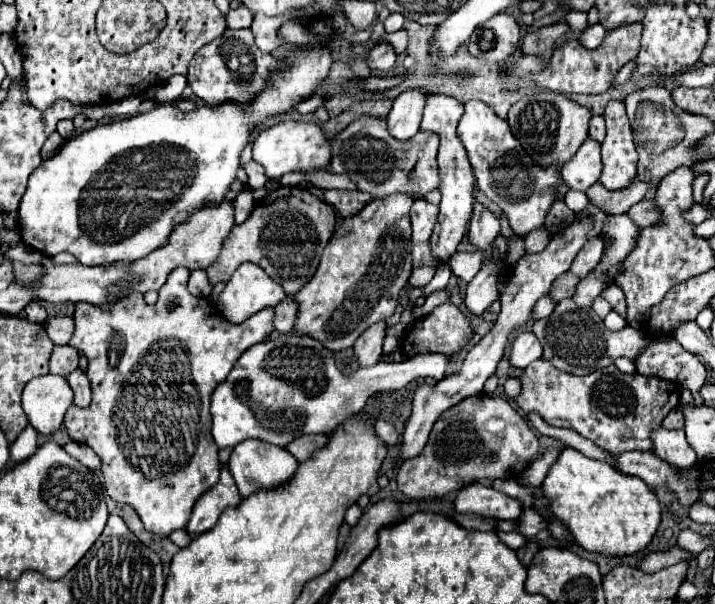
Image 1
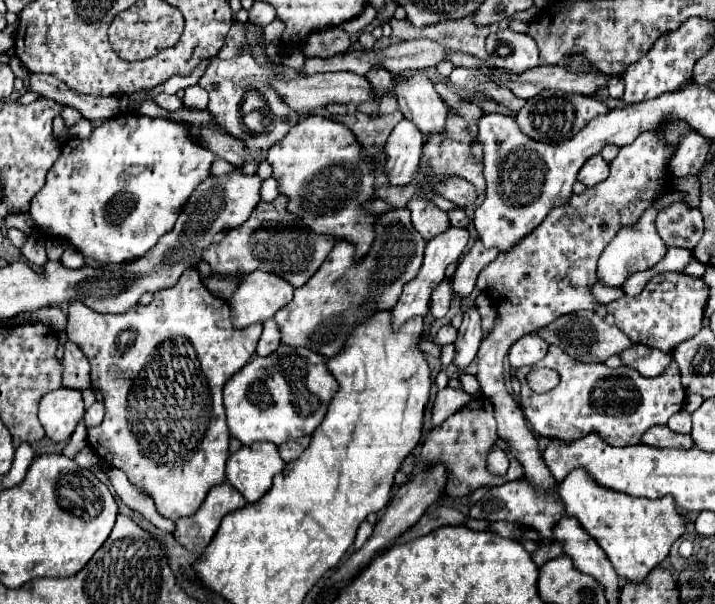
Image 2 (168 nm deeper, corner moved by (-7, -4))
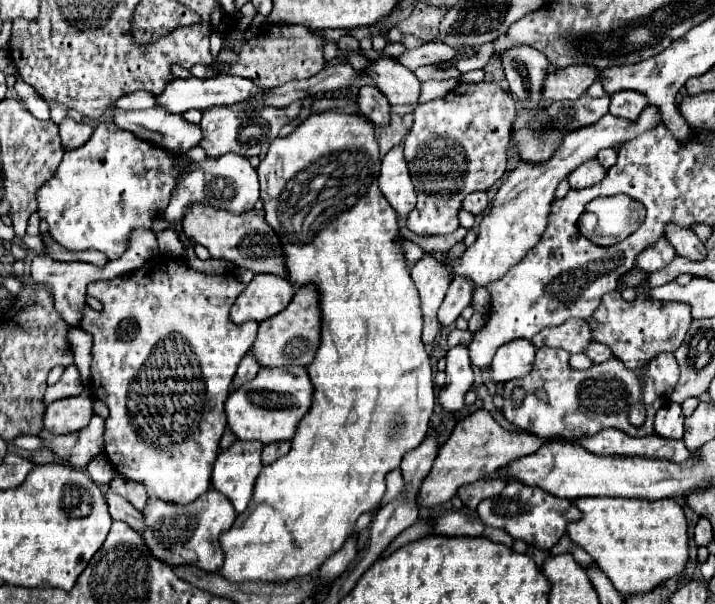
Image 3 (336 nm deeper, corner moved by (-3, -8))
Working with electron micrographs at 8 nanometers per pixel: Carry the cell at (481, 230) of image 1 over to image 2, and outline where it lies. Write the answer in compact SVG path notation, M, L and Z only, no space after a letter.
M477 239L473 243L473 247L467 251L467 255L463 255L455 275L453 275L453 293L461 299L469 297L475 289L475 281L477 281L477 275L483 271L483 267L487 267L491 261L495 261L497 257L497 249L485 249L481 245L481 241Z

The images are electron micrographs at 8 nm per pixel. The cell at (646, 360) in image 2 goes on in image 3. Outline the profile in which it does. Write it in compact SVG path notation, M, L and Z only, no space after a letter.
M595 343L595 347L587 351L587 357L589 357L593 363L603 363L603 361L607 361L607 359L613 359L615 355L613 355L613 351L611 351L609 347L605 347L603 343Z

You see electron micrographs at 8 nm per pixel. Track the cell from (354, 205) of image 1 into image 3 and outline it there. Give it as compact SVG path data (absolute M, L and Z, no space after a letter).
M399 217L399 233L403 238L407 238L413 243L417 244L424 250L431 252L437 259L444 259L449 250L465 238L468 230L464 227L458 227L453 233L449 235L437 235L429 237L416 236L407 227L407 219Z

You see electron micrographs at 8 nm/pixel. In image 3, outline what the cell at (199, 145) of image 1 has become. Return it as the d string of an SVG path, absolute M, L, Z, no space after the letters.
M99 123L91 135L91 139L71 151L65 151L63 161L57 167L57 173L45 181L37 191L37 213L49 225L51 237L69 251L97 249L107 255L109 261L119 259L131 241L131 235L137 229L153 229L153 223L159 215L165 213L173 191L181 175L187 173L189 161L167 149L161 149L149 141L137 139L131 131L119 129L115 123Z

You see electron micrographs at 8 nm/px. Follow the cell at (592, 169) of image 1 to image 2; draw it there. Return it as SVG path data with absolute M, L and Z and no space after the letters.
M593 155L579 171L577 181L581 181L585 187L593 187L601 183L609 175L609 165L603 161L601 155Z

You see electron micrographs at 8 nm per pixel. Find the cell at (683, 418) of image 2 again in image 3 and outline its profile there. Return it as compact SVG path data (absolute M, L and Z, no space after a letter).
M667 403L655 415L655 433L667 439L683 439L683 419L681 405Z

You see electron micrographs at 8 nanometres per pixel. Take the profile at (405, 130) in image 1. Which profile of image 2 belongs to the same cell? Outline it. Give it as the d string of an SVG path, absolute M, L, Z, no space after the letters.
M409 119L397 123L385 145L385 173L389 185L407 187L413 183L413 175L419 167L423 141L425 137L421 135L421 131L417 131L415 123L411 123Z

